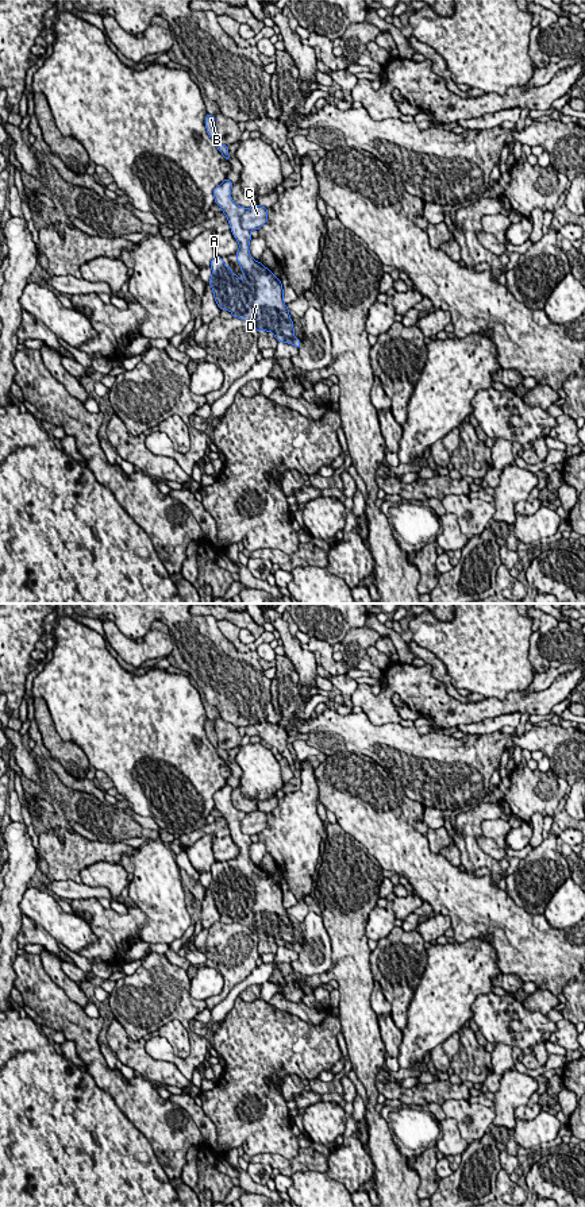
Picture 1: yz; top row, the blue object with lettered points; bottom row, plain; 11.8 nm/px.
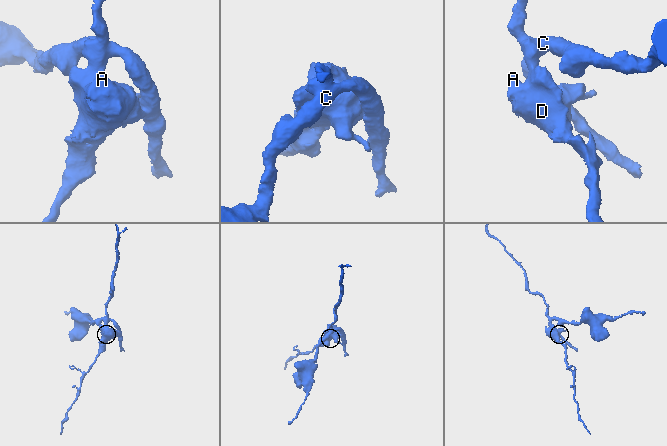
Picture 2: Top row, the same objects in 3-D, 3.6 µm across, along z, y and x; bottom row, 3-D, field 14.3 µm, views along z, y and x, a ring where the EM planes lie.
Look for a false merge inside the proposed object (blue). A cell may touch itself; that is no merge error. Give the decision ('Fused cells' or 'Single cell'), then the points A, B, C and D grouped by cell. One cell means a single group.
Fused cells. Groups: A B D / C

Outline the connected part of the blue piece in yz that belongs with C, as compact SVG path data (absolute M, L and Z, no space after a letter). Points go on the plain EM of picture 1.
M259 810L247 813L240 822L240 830L247 836L259 834L266 826L268 813Z

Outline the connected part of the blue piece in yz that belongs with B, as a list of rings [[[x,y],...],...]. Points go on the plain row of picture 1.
[[[208,720],[205,721],[205,733],[208,740],[211,741],[211,744],[215,747],[218,755],[223,759],[223,761],[228,766],[230,760],[228,760],[228,751],[224,751],[219,747],[219,741],[218,741],[218,736],[215,732],[215,722],[213,720]]]

